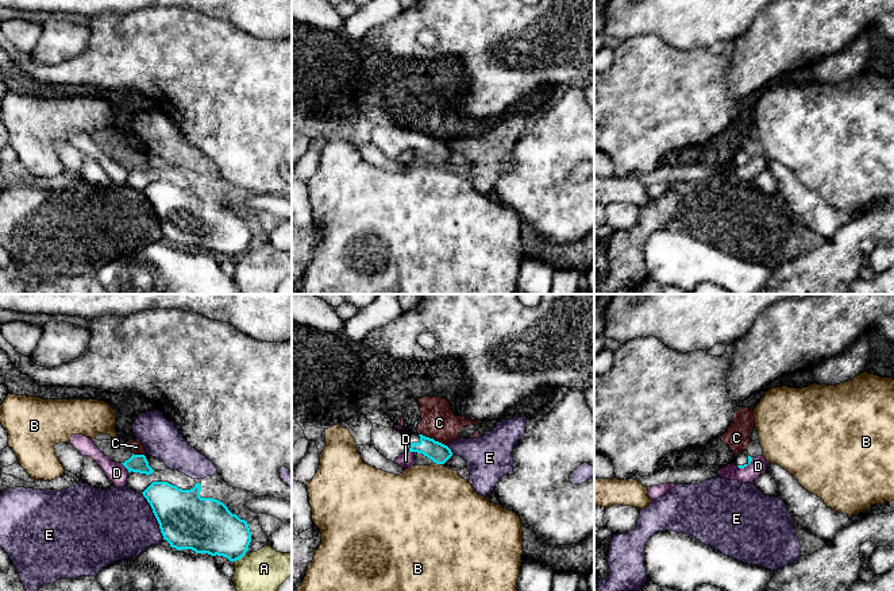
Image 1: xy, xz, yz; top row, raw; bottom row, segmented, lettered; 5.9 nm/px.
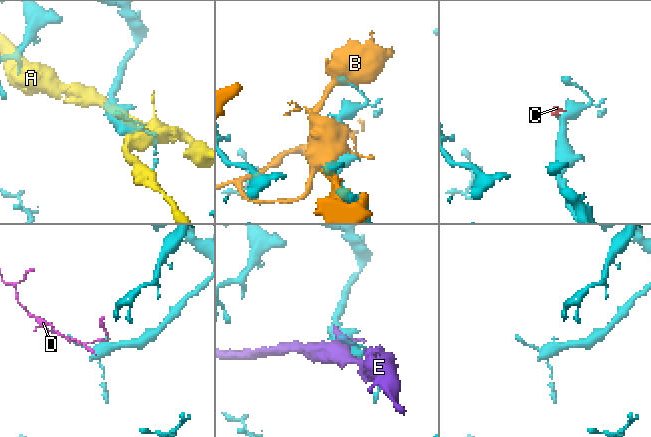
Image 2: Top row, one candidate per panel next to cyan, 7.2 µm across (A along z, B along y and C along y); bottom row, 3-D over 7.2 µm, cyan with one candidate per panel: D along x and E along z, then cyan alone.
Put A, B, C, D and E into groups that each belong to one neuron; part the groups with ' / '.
A / B / C / D / E

